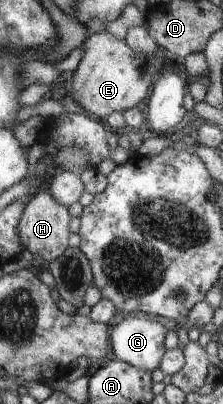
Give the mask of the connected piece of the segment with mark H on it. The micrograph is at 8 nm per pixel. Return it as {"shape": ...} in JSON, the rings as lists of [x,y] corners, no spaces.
{"shape":[[[50,191],[37,193],[24,207],[23,217],[20,218],[20,239],[31,258],[35,255],[42,257],[45,263],[61,257],[69,247],[69,208],[59,203]]]}

